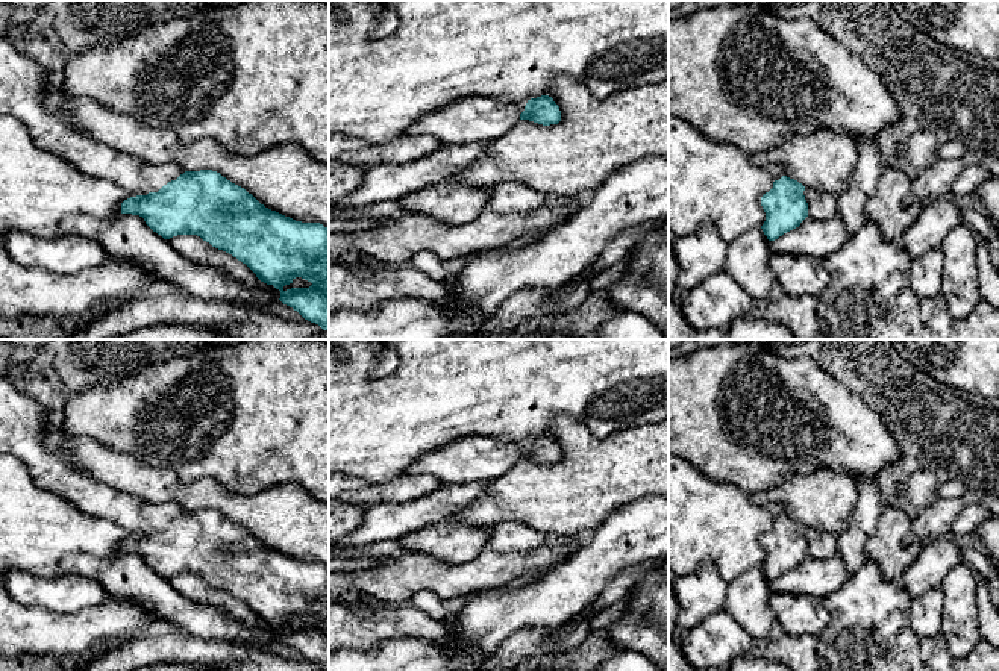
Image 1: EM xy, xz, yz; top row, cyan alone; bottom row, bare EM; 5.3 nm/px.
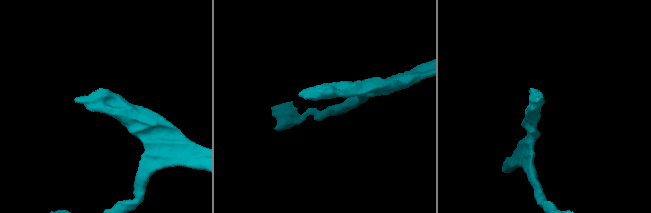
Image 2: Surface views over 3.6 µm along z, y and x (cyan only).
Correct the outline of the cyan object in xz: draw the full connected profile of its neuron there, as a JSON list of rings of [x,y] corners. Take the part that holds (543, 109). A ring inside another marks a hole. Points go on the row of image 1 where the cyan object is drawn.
[[[471,95],[420,117],[405,133],[427,135],[443,145],[462,147],[470,142],[496,141],[520,120],[543,126],[558,124],[561,111],[549,95],[523,103],[502,103],[490,97]]]

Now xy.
[[[0,38],[0,115],[17,118],[38,148],[61,156],[91,179],[111,180],[130,192],[121,214],[142,217],[164,239],[200,236],[279,289],[283,304],[329,330],[327,227],[265,208],[217,171],[155,165],[106,147],[76,129],[65,111],[47,106],[50,82],[52,76],[33,59]],[[296,277],[312,285],[285,291]]]

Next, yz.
[[[776,164],[767,167],[773,176],[773,188],[761,197],[766,221],[761,226],[769,241],[796,229],[808,217],[805,186],[791,179],[788,171]]]

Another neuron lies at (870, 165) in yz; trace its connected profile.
[[[875,138],[857,141],[858,161],[847,189],[840,195],[840,214],[847,233],[853,235],[867,220],[864,206],[878,189],[878,180],[885,170],[878,142]]]

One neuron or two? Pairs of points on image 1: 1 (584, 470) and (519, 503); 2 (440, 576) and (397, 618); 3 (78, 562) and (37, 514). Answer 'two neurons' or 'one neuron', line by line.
1: one neuron
2: two neurons
3: two neurons

